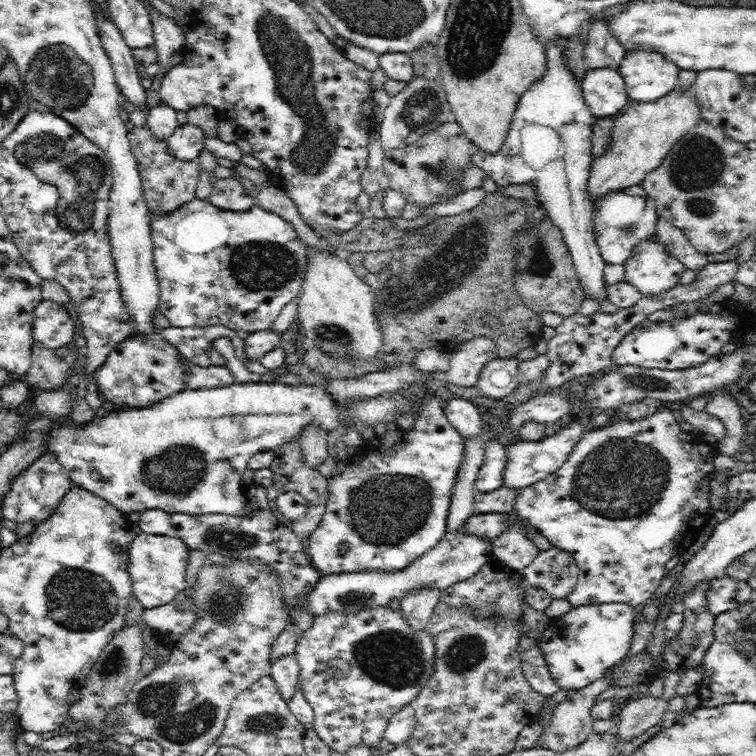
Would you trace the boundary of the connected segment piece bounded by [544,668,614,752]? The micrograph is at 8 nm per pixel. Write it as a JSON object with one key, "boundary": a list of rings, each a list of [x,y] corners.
{"boundary":[[[606,670],[604,676],[556,706],[545,730],[546,749],[564,752],[565,749],[576,748],[590,736],[594,720],[590,708],[595,705],[598,696],[608,689],[613,670]]]}

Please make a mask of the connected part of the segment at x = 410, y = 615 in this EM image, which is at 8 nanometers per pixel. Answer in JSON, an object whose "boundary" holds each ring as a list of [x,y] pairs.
{"boundary":[[[418,588],[403,596],[401,612],[412,628],[426,629],[434,608],[439,602],[441,591],[437,588]]]}

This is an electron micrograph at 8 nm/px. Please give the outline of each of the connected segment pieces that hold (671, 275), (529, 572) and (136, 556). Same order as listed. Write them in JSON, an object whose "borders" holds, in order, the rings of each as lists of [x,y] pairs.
{"borders":[[[[657,235],[648,236],[648,240],[642,240],[636,244],[636,248],[632,248],[632,254],[624,262],[624,280],[635,286],[643,296],[650,296],[674,288],[686,269],[682,262],[664,248]]],[[[552,545],[523,568],[522,575],[525,583],[545,590],[554,600],[566,599],[576,586],[579,568],[568,552]]],[[[142,531],[132,540],[128,553],[128,572],[131,578],[132,592],[145,609],[168,604],[176,598],[178,592],[184,590],[189,548],[181,538],[172,533],[158,535]]]]}

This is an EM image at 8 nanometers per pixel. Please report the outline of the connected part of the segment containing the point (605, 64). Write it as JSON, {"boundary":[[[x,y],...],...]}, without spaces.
{"boundary":[[[607,18],[591,20],[588,39],[585,43],[585,62],[588,69],[612,68],[619,71],[621,60],[627,50],[614,36]]]}

